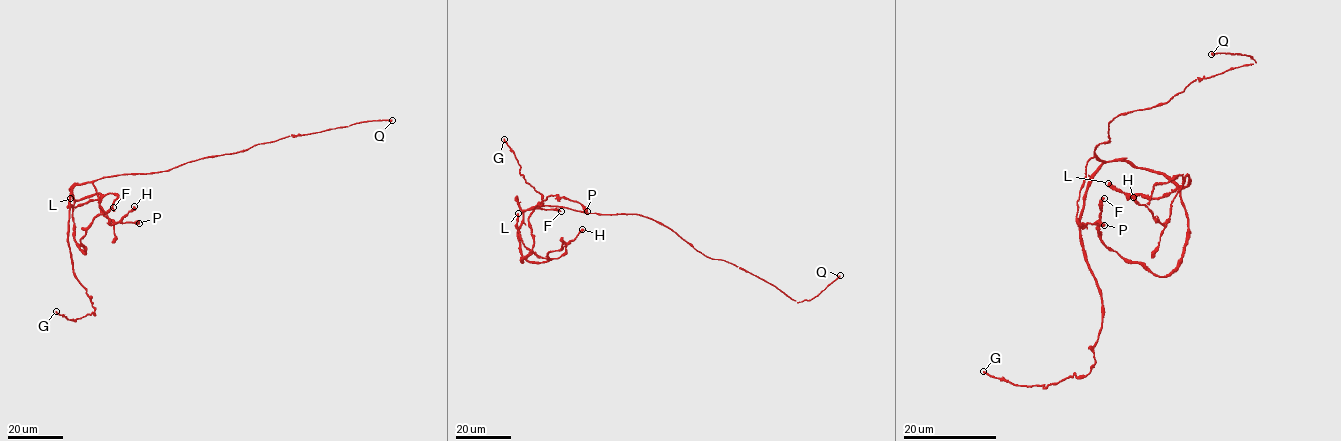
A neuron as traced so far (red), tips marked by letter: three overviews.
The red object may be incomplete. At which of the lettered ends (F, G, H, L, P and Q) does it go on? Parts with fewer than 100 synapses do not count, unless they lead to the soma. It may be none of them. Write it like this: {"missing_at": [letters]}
{"missing_at": ["Q"]}

